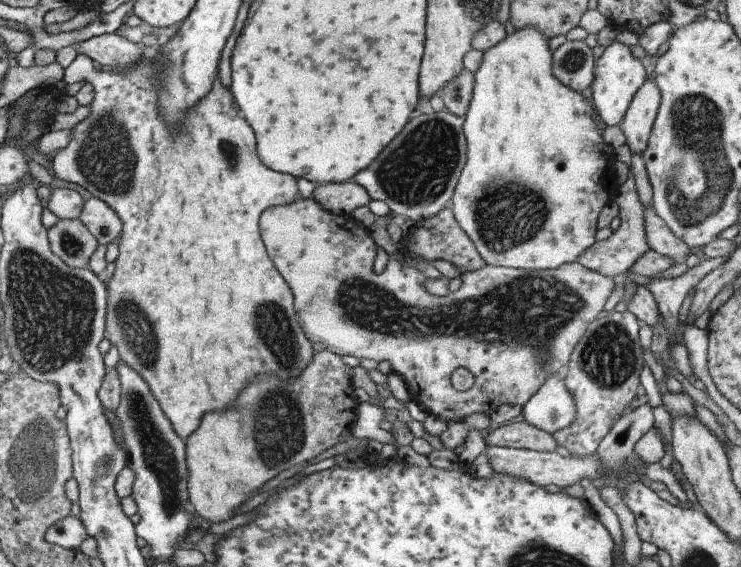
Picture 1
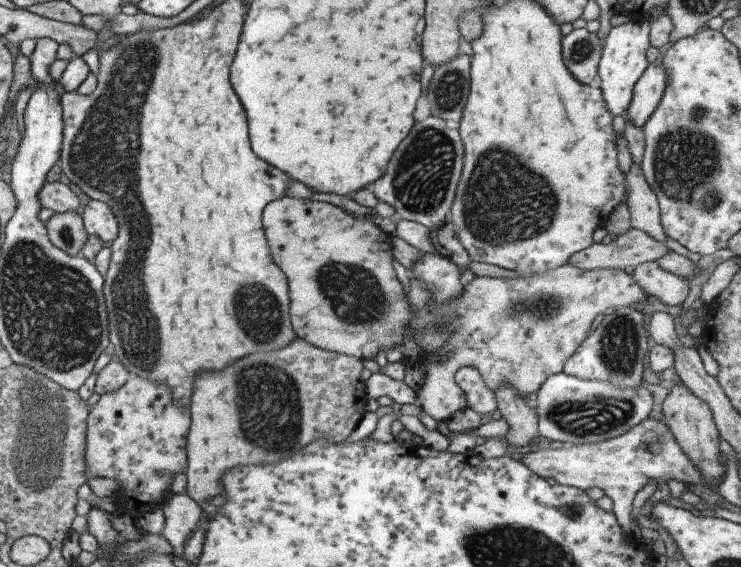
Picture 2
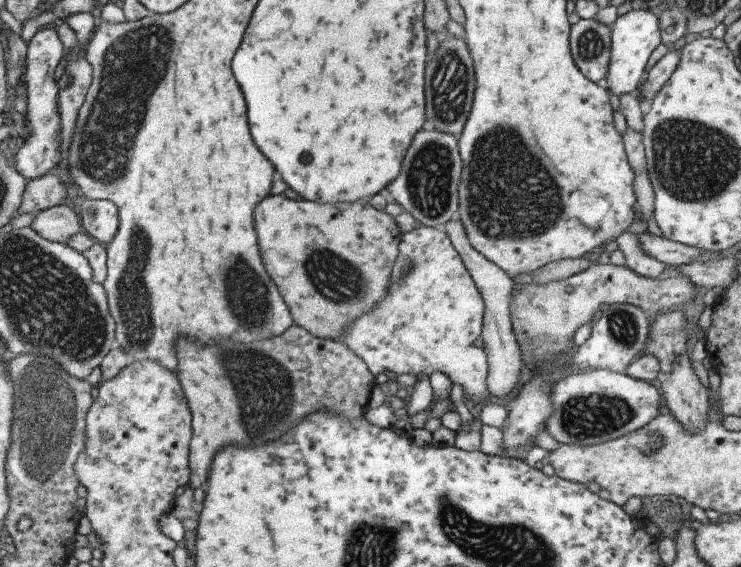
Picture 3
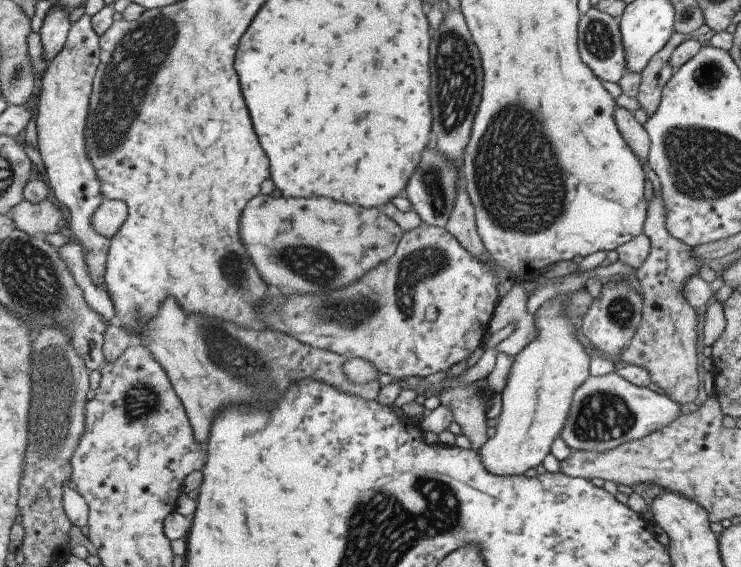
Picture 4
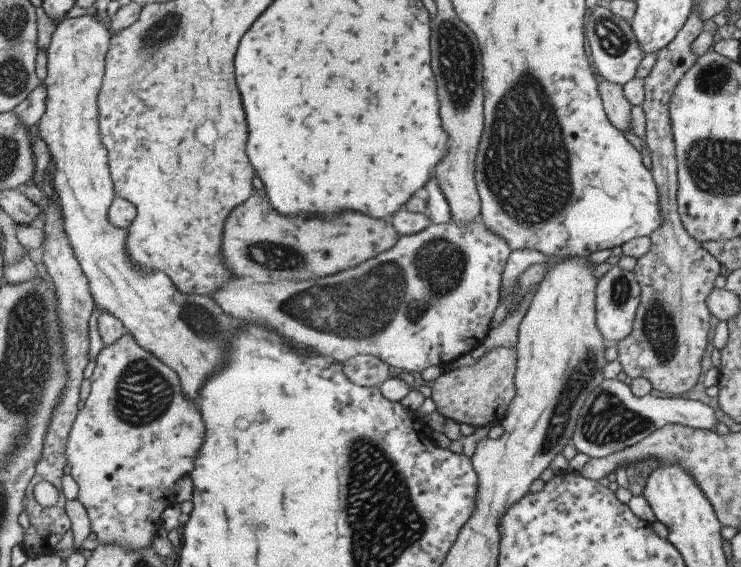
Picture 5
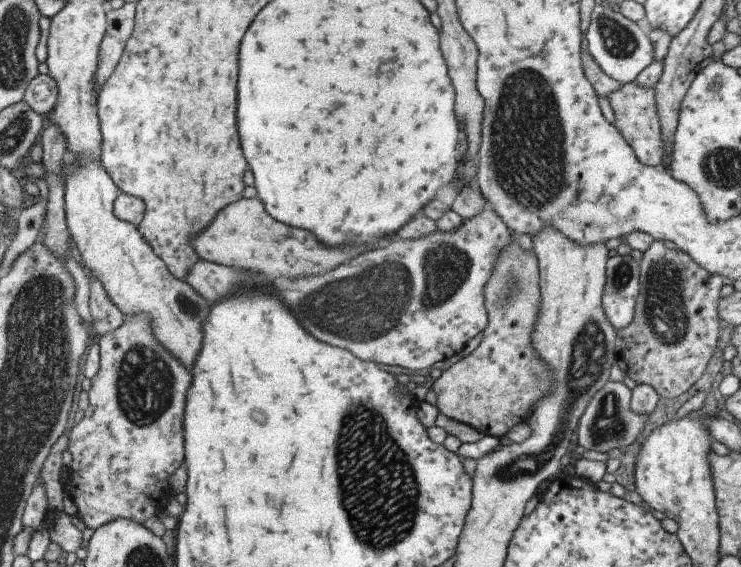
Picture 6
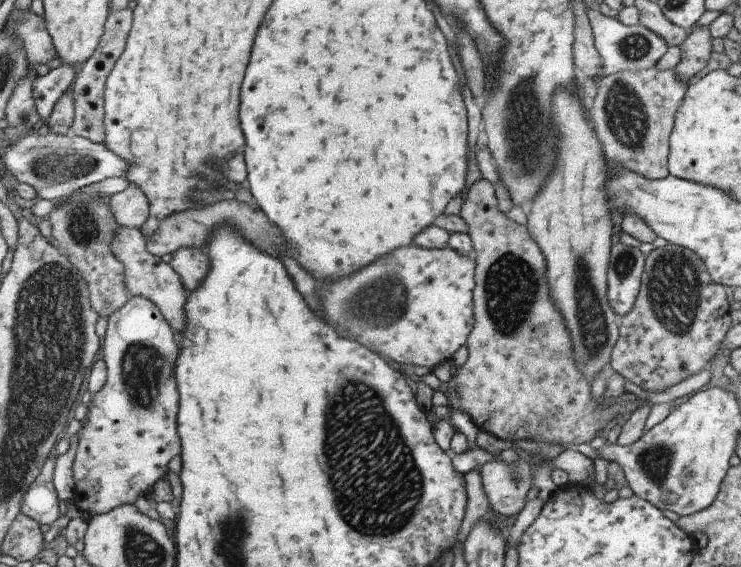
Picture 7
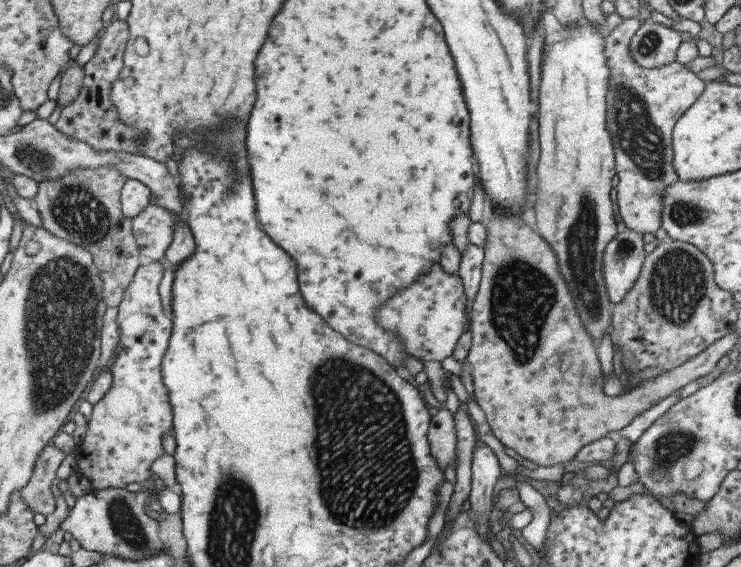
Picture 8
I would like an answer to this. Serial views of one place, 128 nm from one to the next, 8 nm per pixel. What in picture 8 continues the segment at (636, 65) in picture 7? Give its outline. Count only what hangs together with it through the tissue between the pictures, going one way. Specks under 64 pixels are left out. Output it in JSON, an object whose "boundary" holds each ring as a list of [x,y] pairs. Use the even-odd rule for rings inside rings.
{"boundary":[[[647,20],[629,39],[628,53],[637,66],[654,69],[672,63],[681,42],[679,32]]]}

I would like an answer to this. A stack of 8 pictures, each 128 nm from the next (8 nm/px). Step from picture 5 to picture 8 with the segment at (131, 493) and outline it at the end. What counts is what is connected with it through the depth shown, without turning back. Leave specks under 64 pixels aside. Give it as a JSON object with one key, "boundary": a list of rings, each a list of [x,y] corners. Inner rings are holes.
{"boundary":[[[143,261],[134,272],[131,282],[124,290],[121,302],[116,306],[118,340],[117,354],[111,364],[109,372],[112,376],[111,386],[107,392],[92,405],[92,411],[88,418],[88,427],[80,440],[75,444],[73,455],[75,458],[74,474],[87,478],[90,491],[108,489],[124,489],[129,482],[137,482],[145,485],[154,479],[151,473],[151,462],[159,458],[164,452],[161,447],[161,438],[171,430],[172,410],[167,402],[167,390],[163,386],[160,375],[160,362],[163,352],[167,348],[172,320],[163,315],[157,285],[161,280],[161,263],[159,261]]]}

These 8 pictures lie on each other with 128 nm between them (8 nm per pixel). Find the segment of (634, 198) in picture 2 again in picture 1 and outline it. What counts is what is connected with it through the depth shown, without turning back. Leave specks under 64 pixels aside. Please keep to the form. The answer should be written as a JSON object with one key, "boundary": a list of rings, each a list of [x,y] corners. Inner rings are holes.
{"boundary":[[[646,207],[641,224],[644,226],[647,246],[661,256],[668,258],[672,264],[681,264],[687,260],[690,248],[677,238],[669,227],[654,213],[652,207]]]}

